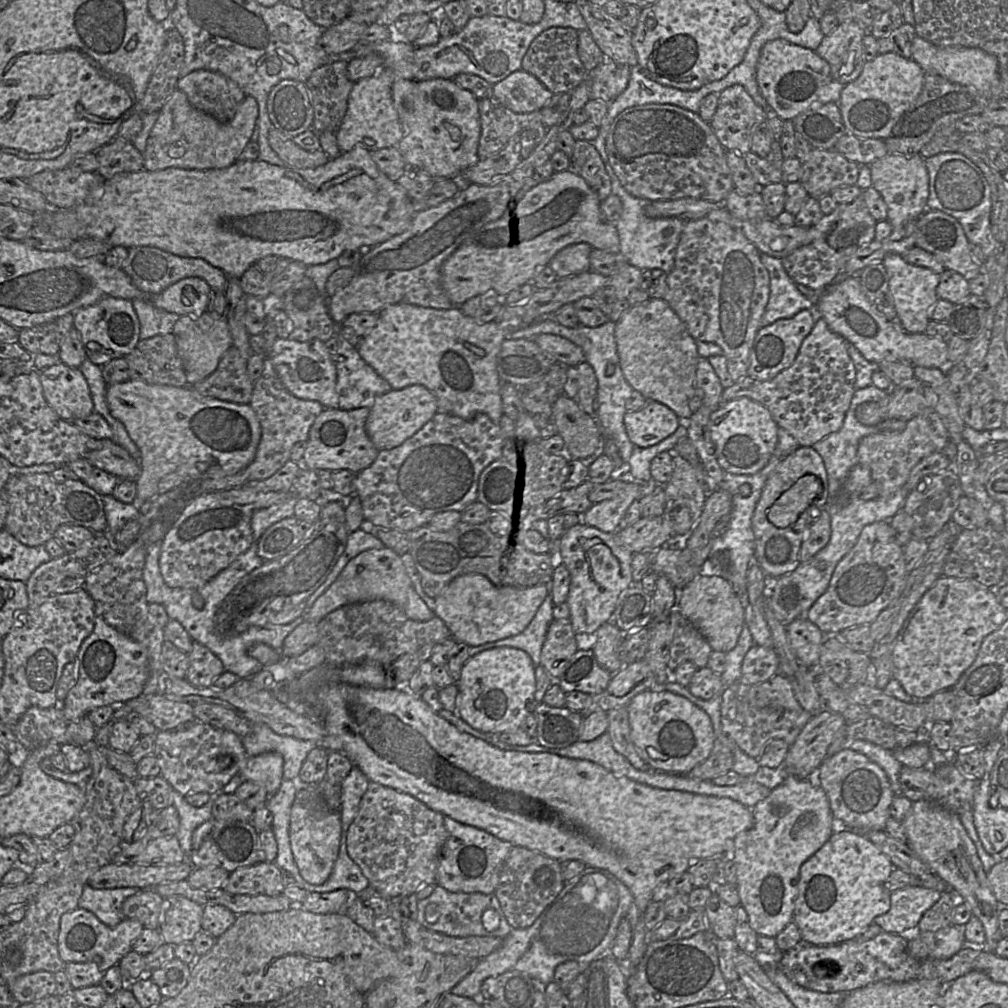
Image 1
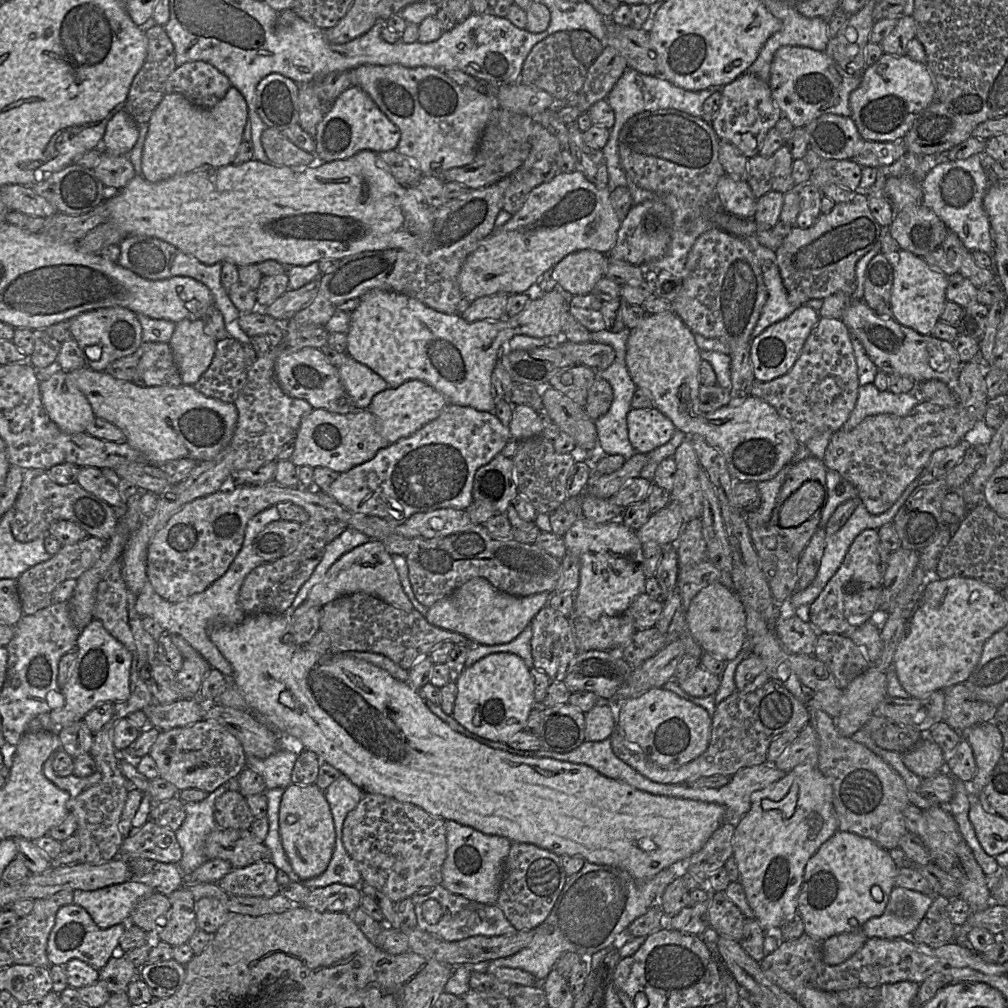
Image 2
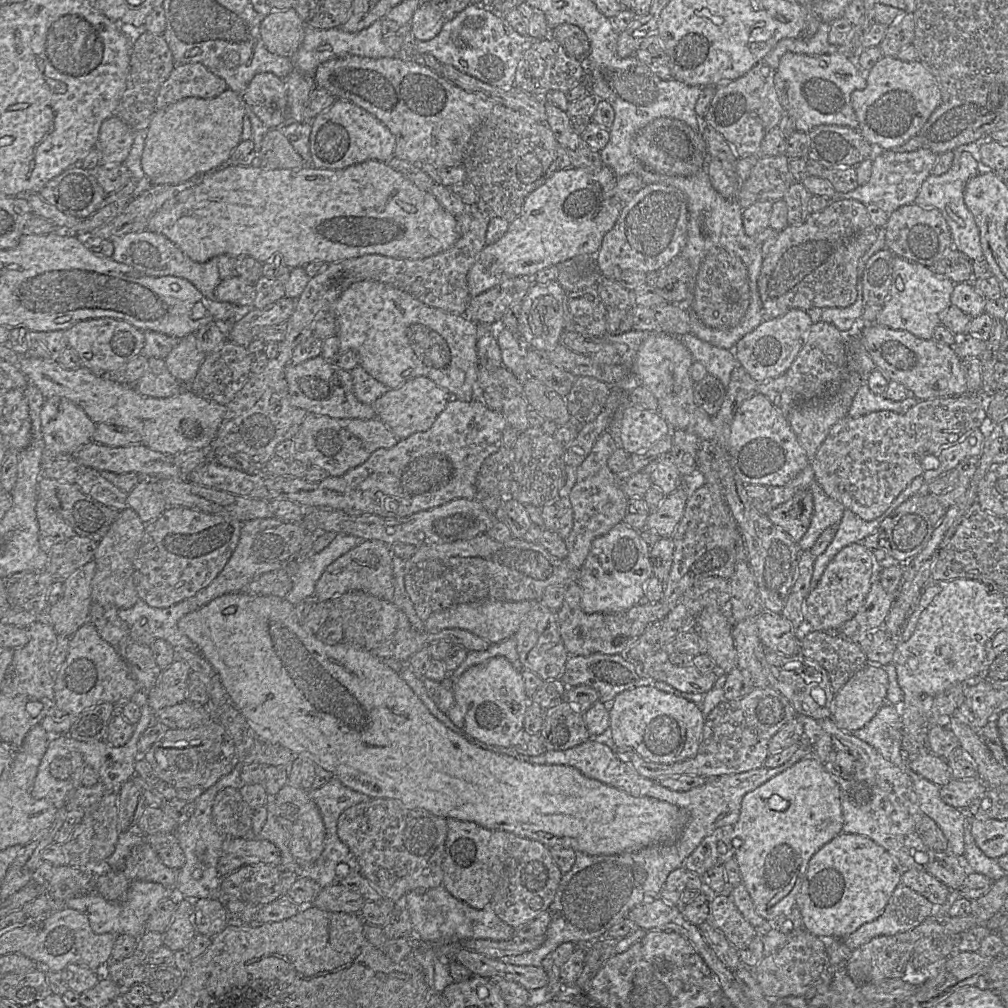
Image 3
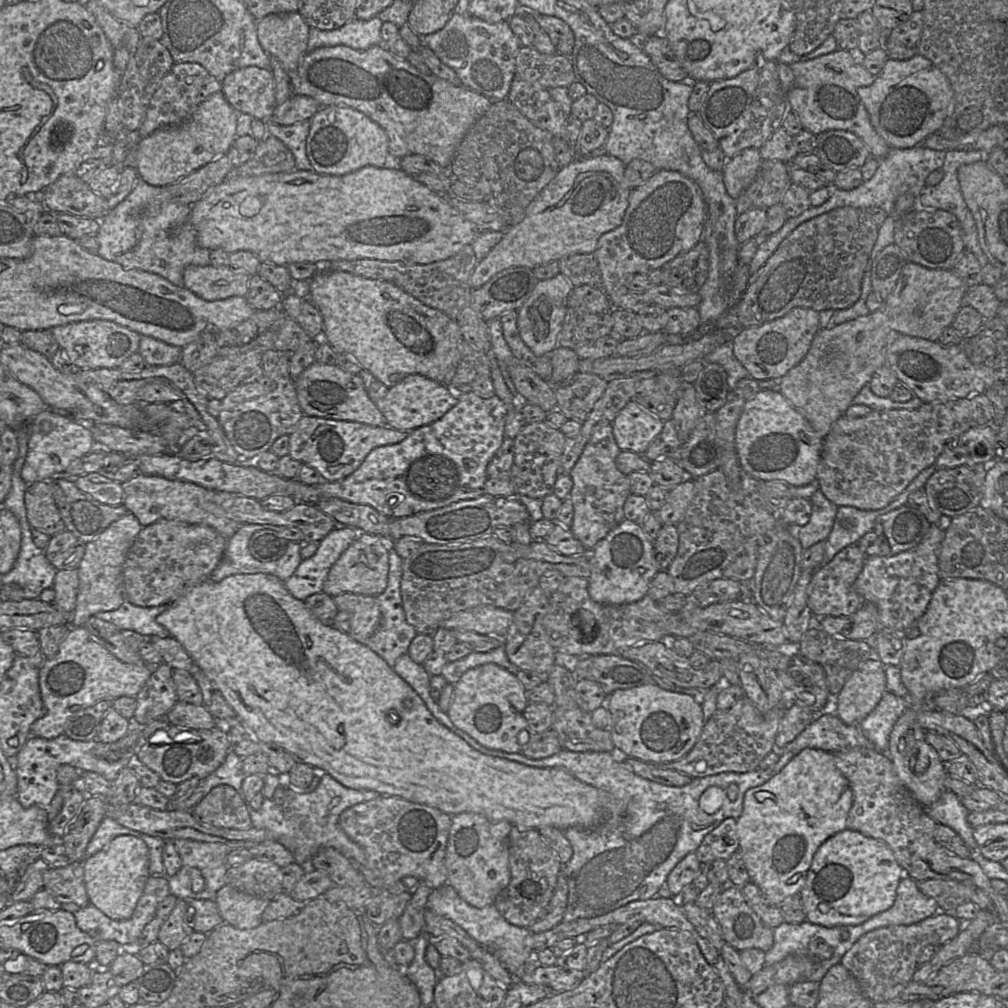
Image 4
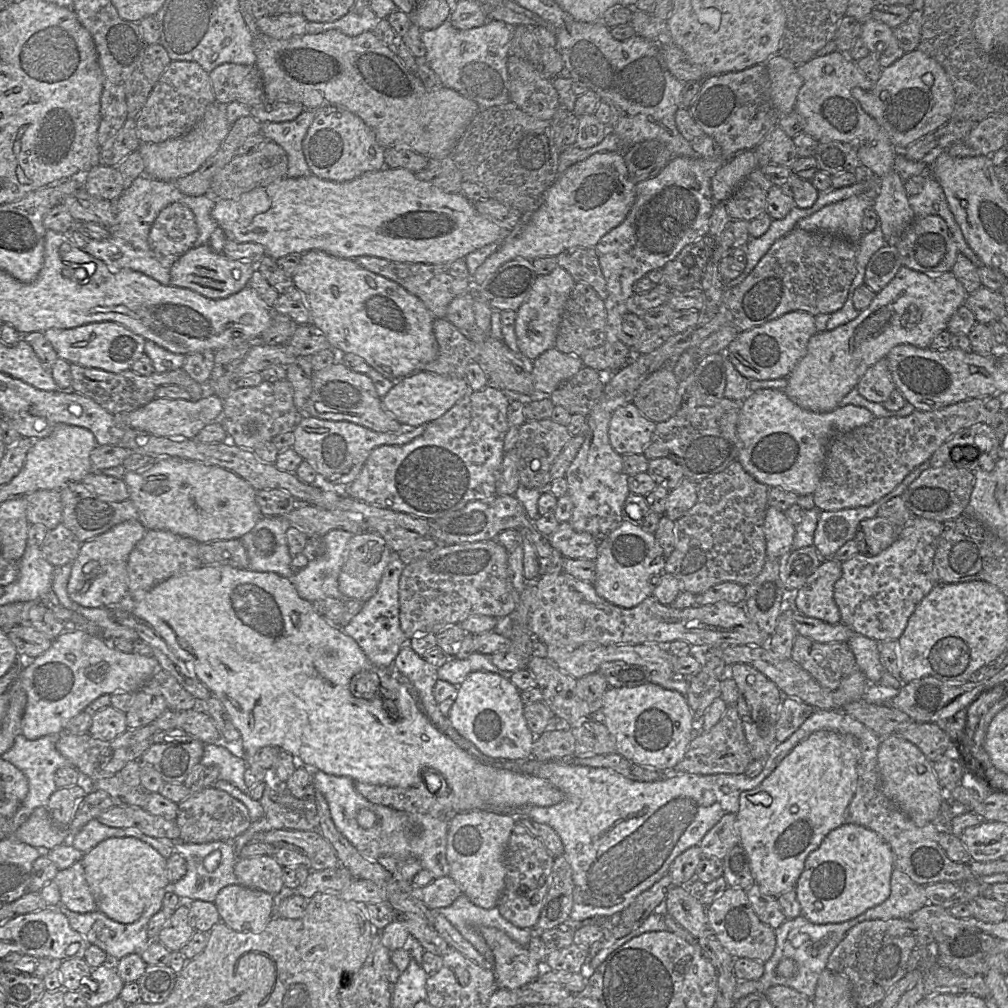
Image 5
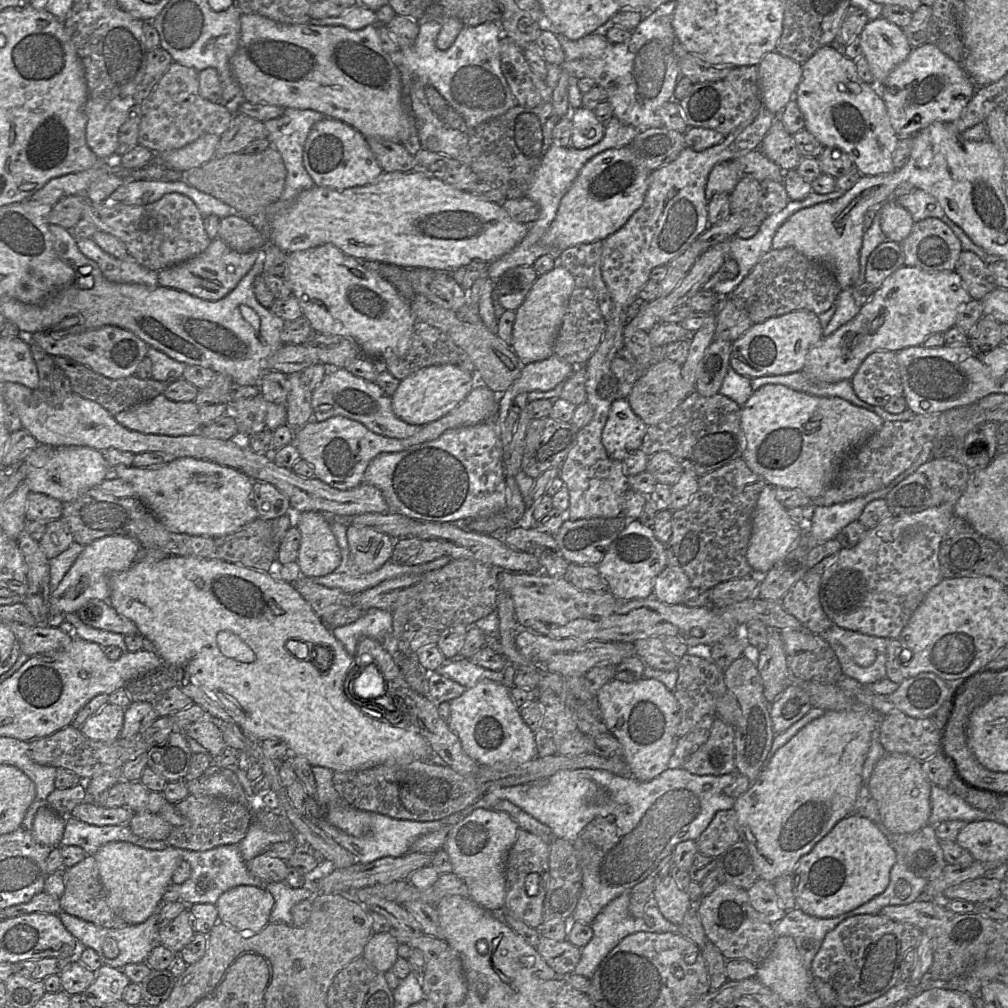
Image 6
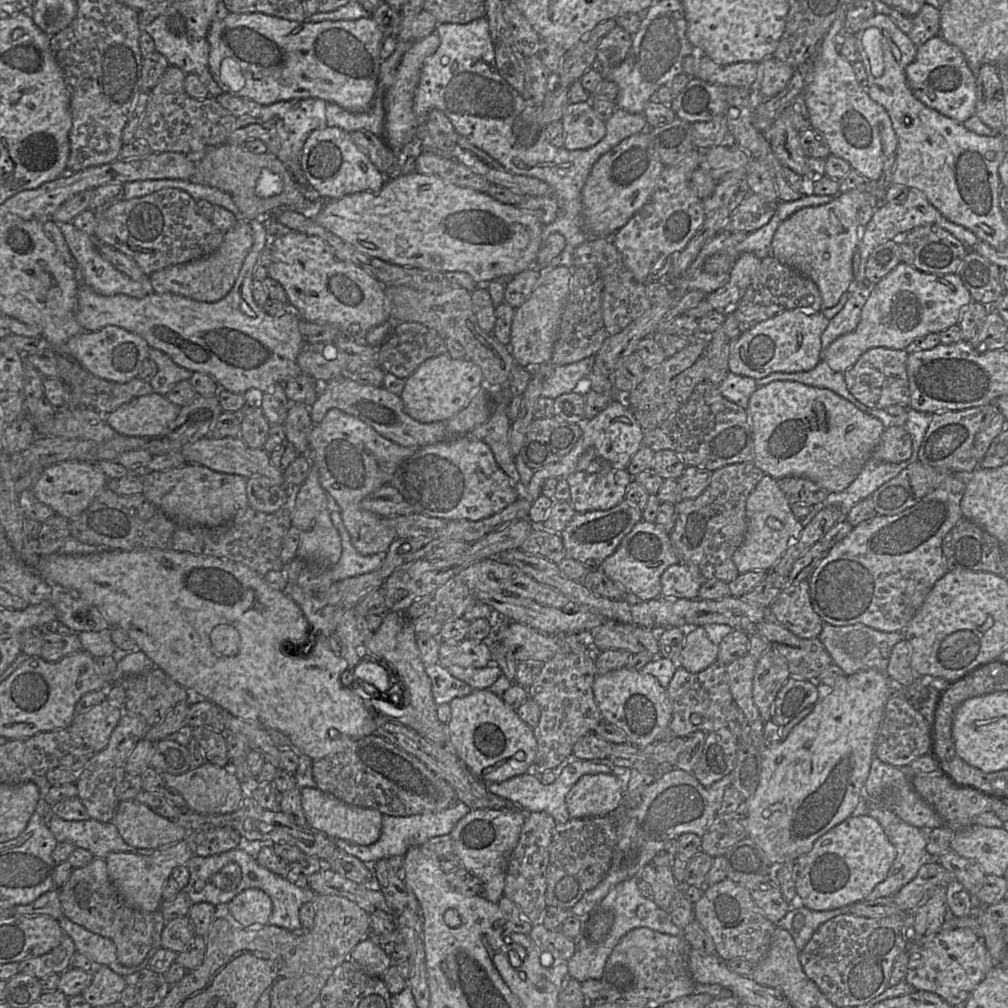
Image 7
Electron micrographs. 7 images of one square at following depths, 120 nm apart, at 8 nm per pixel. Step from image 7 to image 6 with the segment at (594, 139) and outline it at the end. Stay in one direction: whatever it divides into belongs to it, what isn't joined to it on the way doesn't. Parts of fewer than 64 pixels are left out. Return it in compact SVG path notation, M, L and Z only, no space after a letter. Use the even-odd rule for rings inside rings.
M584 107L572 109L571 146L576 149L585 149L595 145L604 137L605 124L595 115L594 111Z

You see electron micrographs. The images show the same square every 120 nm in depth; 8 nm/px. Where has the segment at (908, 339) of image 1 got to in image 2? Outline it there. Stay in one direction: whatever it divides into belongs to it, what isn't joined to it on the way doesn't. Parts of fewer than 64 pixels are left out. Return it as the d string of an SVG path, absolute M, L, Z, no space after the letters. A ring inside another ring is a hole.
M862 301L852 302L843 312L841 317L850 334L856 337L863 345L870 360L885 374L898 374L913 379L917 384L928 380L939 380L952 387L955 391L955 384L959 377L962 363L959 360L956 350L952 344L931 335L921 335L914 330L900 325L892 317L880 317L867 304Z

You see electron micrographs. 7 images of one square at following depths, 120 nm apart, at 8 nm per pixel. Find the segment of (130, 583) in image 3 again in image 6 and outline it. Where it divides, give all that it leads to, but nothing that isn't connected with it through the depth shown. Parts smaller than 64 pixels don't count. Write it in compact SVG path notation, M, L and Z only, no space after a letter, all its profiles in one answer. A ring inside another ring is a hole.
M121 535L106 536L84 546L84 550L65 574L58 587L50 594L50 613L76 613L90 600L108 601L111 574L129 569L140 556L137 540Z

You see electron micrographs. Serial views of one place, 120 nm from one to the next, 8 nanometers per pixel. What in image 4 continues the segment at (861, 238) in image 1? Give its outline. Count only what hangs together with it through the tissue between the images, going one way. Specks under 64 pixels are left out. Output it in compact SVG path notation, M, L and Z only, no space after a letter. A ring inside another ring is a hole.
M850 206L836 208L802 223L780 243L766 263L750 275L740 300L714 322L714 329L758 327L783 317L794 308L806 308L819 313L852 306L860 296L864 268L876 241L878 227L867 218L864 209Z

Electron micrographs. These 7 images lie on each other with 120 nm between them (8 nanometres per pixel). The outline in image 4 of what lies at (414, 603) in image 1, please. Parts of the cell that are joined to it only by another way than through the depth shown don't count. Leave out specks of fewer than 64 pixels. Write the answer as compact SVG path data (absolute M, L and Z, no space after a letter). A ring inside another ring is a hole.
M359 533L358 538L331 566L323 584L323 592L331 597L341 593L377 596L387 586L389 571L389 545L378 535Z

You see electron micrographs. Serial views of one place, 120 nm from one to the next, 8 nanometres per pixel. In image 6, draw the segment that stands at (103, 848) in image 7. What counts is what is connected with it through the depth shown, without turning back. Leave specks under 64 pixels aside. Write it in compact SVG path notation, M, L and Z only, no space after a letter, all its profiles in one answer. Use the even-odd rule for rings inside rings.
M67 816L60 846L80 846L87 855L94 855L104 844L125 841L151 850L163 850L166 840L150 840L135 835L128 825L96 826Z

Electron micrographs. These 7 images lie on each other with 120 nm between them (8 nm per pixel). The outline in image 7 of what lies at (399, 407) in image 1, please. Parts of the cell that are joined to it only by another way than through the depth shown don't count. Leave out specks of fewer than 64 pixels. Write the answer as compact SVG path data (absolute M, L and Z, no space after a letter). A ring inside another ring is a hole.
M449 353L425 360L406 380L400 395L405 412L421 423L443 421L465 409L473 393L484 384L481 368L471 360L454 359Z

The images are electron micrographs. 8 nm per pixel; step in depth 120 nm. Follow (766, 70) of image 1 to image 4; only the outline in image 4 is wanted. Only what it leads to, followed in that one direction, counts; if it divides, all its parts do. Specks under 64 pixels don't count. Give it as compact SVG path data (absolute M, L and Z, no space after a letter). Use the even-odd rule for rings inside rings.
M837 49L834 52L808 61L790 65L794 84L786 93L789 112L794 113L802 130L819 135L830 130L844 130L857 135L868 147L871 157L882 159L890 146L877 134L869 115L862 104L857 89L870 86L875 77L863 65L857 64L849 51Z

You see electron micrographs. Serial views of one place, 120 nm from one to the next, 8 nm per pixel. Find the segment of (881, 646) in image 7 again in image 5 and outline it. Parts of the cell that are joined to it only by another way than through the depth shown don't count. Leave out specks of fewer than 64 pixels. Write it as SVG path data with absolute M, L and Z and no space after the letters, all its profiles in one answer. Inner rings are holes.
M853 634L847 644L855 656L858 670L864 673L869 683L878 683L885 671L879 654L879 642Z

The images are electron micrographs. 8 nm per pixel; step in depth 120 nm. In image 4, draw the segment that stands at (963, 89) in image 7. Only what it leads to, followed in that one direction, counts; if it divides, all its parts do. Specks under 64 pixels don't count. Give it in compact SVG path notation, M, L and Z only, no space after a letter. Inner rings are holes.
M920 54L907 60L887 58L881 72L870 86L859 87L857 94L864 105L877 134L891 148L911 148L927 136L936 133L952 109L953 91L946 76L933 63Z

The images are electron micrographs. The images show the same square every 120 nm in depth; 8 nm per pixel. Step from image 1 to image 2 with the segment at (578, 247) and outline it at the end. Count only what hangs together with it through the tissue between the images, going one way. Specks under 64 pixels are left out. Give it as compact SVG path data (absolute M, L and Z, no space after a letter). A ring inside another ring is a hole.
M591 249L572 252L553 267L558 288L566 296L590 293L606 269L607 256Z

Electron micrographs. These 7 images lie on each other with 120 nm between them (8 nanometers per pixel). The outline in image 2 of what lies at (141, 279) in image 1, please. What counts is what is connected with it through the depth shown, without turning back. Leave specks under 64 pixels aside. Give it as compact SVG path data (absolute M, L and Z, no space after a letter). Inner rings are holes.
M128 235L120 243L120 257L117 263L132 271L136 275L148 280L163 280L175 276L193 278L203 283L214 298L214 306L221 312L224 320L225 335L234 339L241 345L251 343L239 326L241 313L231 302L227 290L221 284L221 263L205 265L191 255L186 255L169 243L155 237Z

